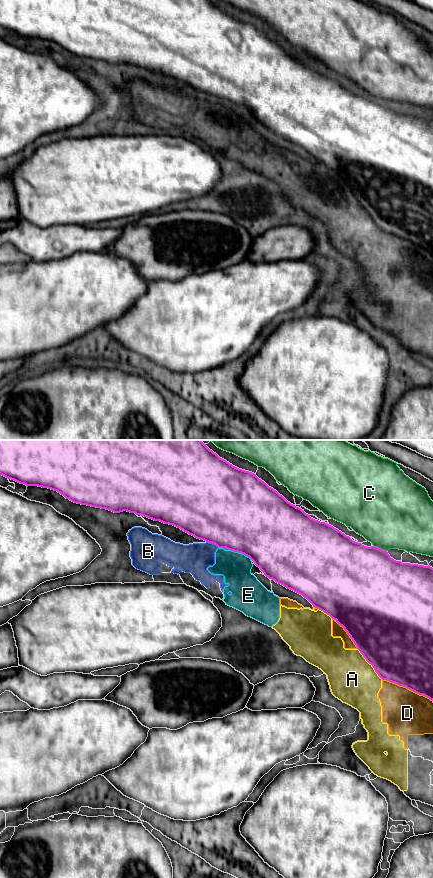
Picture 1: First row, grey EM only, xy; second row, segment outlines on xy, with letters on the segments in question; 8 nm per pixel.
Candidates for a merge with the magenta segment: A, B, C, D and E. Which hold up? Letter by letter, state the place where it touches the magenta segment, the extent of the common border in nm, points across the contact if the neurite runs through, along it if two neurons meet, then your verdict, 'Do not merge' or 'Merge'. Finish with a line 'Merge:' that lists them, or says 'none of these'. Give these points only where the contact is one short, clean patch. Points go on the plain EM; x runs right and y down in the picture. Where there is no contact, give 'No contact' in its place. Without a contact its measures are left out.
A: Touches magenta at xy (370, 215). Shared border 320 nm. Do not merge
B: Touches magenta at xy (212, 95). Shared border 120 nm. Boundary: xy (206, 93), (218, 99). Do not merge
C: Touches magenta at xy (380, 101). Shared border 120 nm. Do not merge
D: Touches magenta at xy (407, 240). Shared border 440 nm. Do not merge
E: Touches magenta at xy (240, 104). Shared border 200 nm. Boundary: xy (228, 101), (243, 105), (251, 111). Do not merge
Merge: none of these

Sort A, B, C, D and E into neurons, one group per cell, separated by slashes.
A B D E / C

